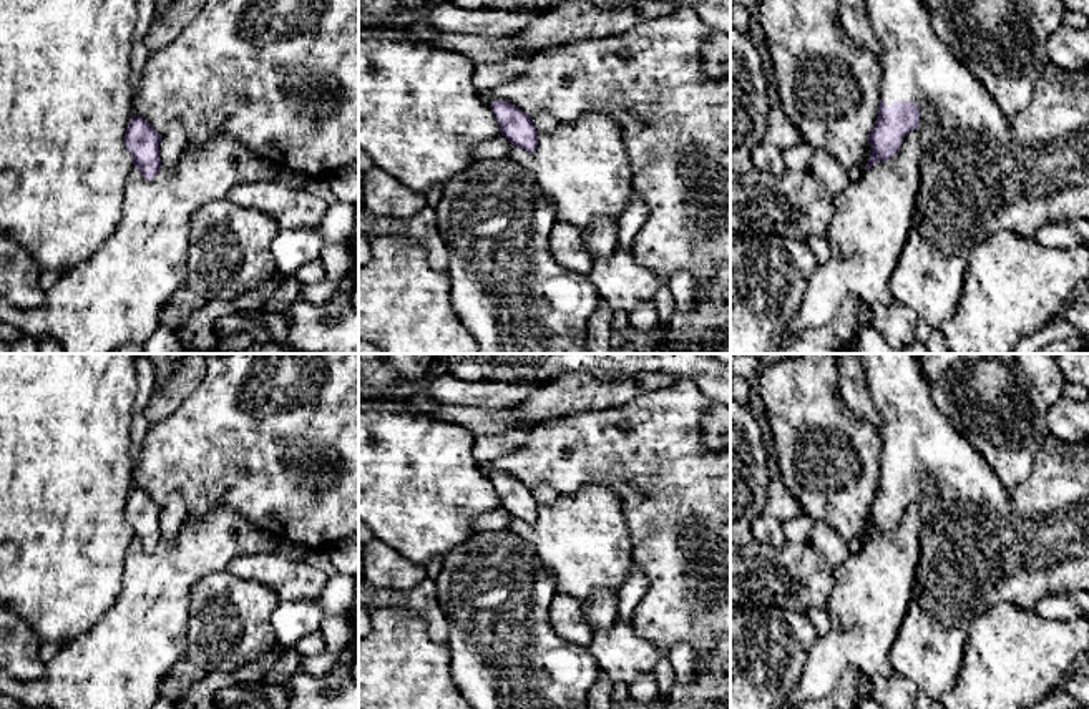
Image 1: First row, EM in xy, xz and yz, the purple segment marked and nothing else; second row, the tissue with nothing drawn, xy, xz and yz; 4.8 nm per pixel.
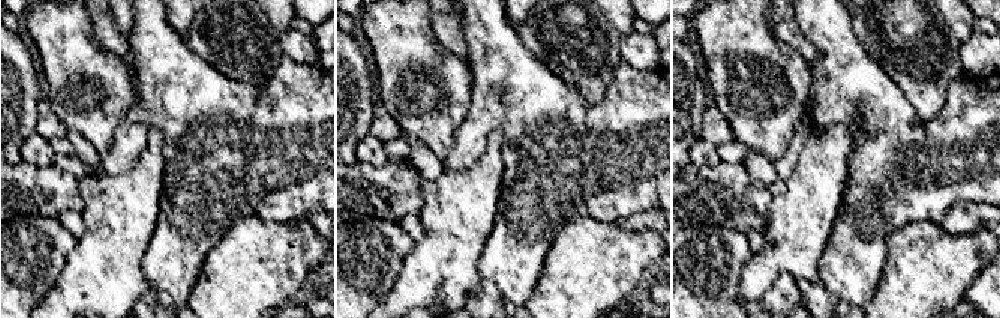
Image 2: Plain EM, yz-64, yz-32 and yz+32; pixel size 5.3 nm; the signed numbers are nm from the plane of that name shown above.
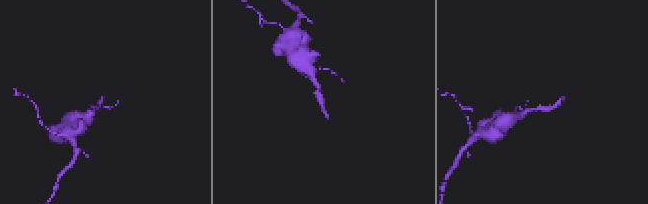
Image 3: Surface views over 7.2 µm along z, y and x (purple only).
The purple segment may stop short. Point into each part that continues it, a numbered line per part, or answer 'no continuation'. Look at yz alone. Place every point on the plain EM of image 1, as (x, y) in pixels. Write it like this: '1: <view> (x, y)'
1: yz (981, 545)

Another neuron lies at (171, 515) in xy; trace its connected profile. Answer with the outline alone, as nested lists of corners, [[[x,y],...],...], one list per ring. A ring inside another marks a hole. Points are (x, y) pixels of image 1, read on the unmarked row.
[[[171,493],[168,496],[166,505],[161,510],[159,531],[161,540],[166,545],[173,545],[176,541],[176,535],[183,525],[184,506],[186,506],[184,496],[181,493]]]

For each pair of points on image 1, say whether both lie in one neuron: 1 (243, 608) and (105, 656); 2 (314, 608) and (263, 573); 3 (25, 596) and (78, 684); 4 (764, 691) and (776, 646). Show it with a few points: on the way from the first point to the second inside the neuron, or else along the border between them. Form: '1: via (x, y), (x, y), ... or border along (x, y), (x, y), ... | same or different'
1: border along (193, 588), (188, 615), (188, 650), (183, 655) | different
2: border along (329, 578), (316, 598), (281, 601) | different
3: border along (95, 625), (62, 646) | different
4: via (764, 679), (764, 658) | same

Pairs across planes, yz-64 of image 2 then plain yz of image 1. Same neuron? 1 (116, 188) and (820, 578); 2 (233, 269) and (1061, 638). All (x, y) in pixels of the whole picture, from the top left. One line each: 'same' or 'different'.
1: different
2: same

